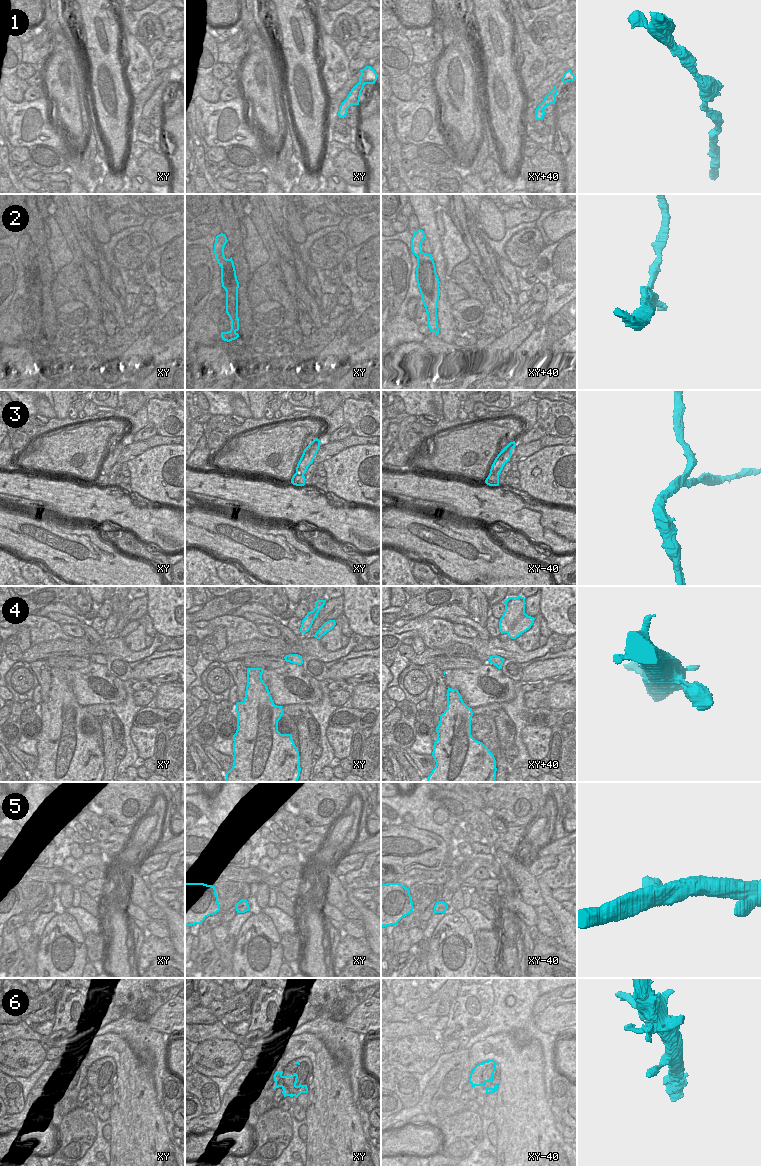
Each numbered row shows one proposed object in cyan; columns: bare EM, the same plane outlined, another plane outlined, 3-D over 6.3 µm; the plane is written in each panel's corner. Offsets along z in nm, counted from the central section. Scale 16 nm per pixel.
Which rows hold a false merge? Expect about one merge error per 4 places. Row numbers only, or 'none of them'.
3

